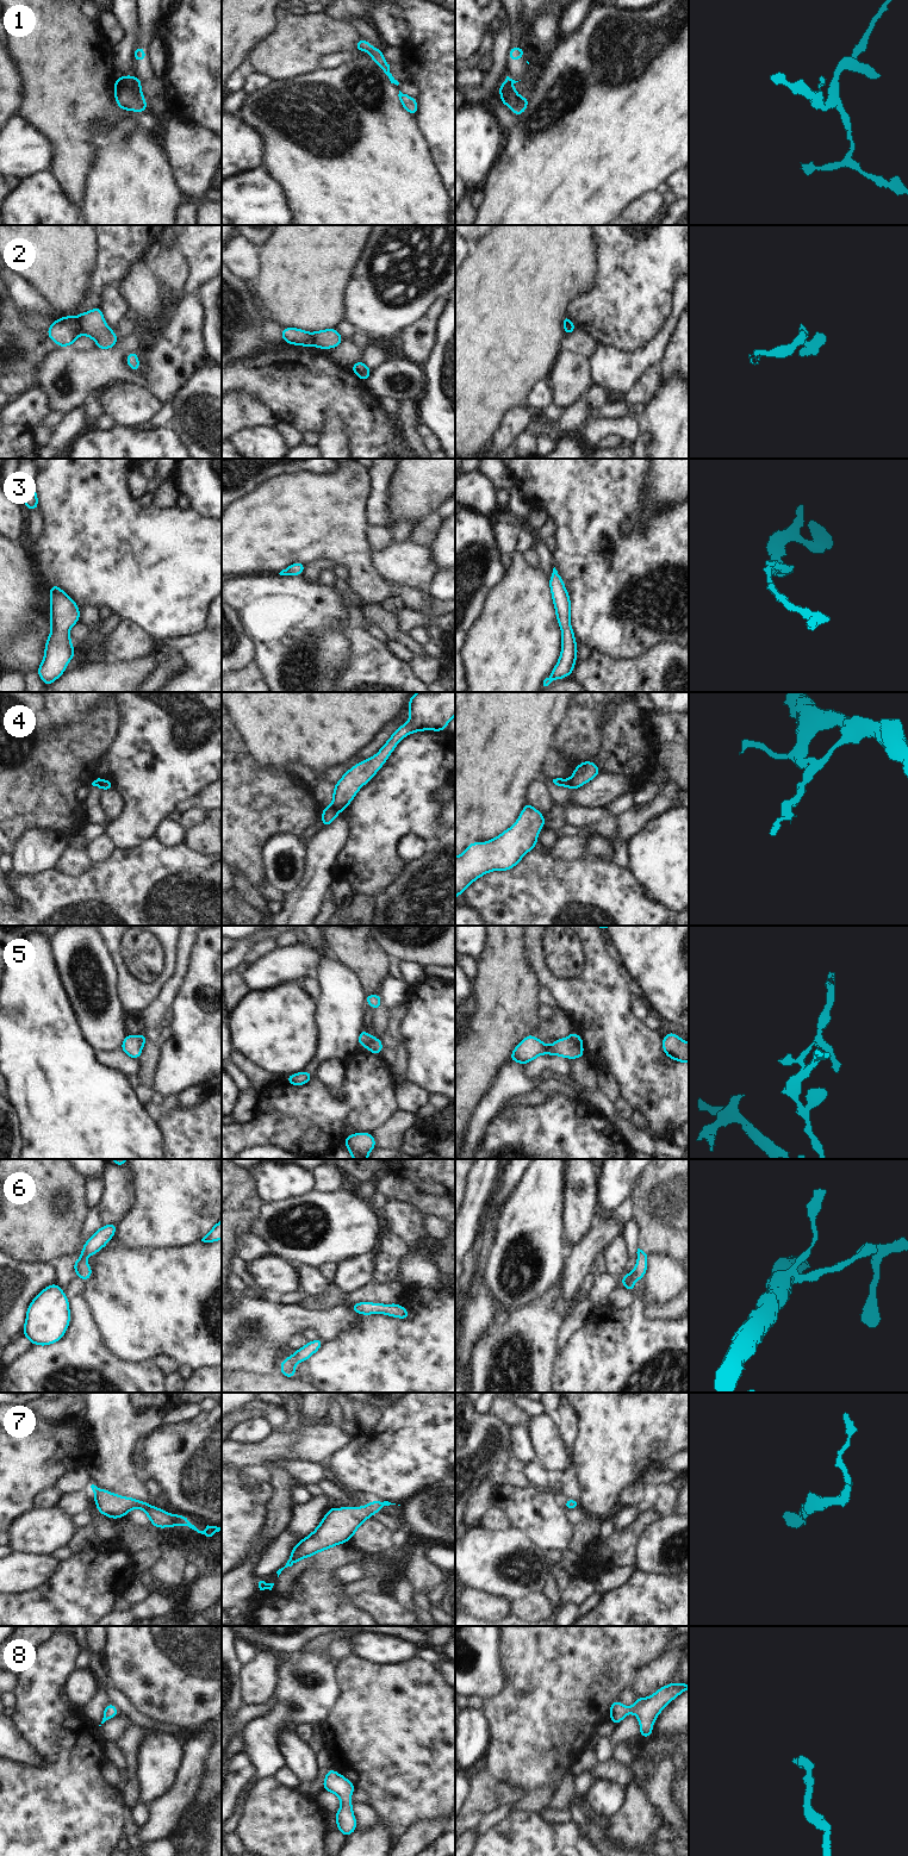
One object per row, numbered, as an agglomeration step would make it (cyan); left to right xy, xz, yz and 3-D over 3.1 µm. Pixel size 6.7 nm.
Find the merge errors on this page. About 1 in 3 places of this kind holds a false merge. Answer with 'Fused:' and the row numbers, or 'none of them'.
Fused: 2, 4, 5

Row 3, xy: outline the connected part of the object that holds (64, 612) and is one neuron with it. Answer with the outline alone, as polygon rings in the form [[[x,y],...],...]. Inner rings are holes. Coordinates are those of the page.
[[[50,585],[50,628],[51,633],[45,641],[45,650],[37,673],[44,685],[51,685],[74,659],[69,630],[80,619],[77,604],[58,586]]]

